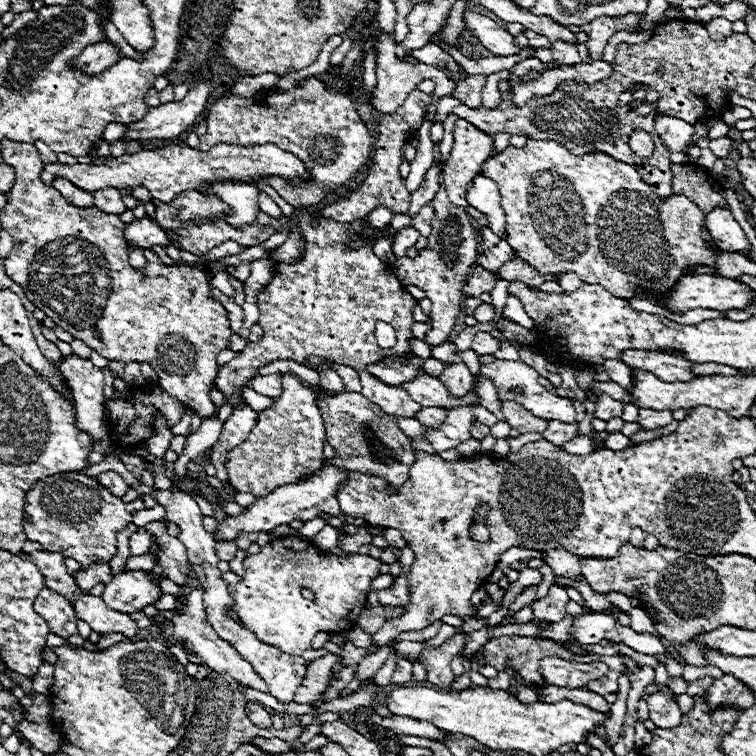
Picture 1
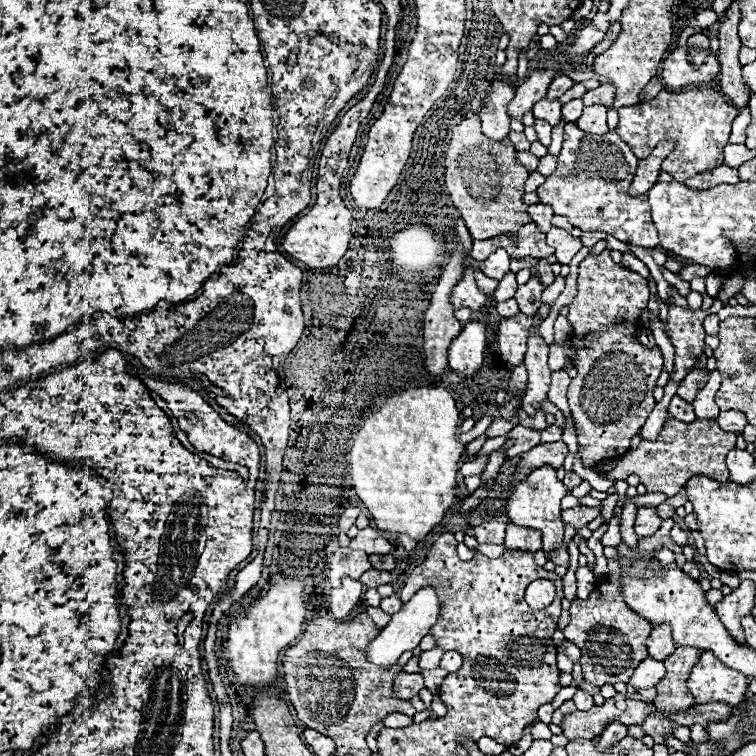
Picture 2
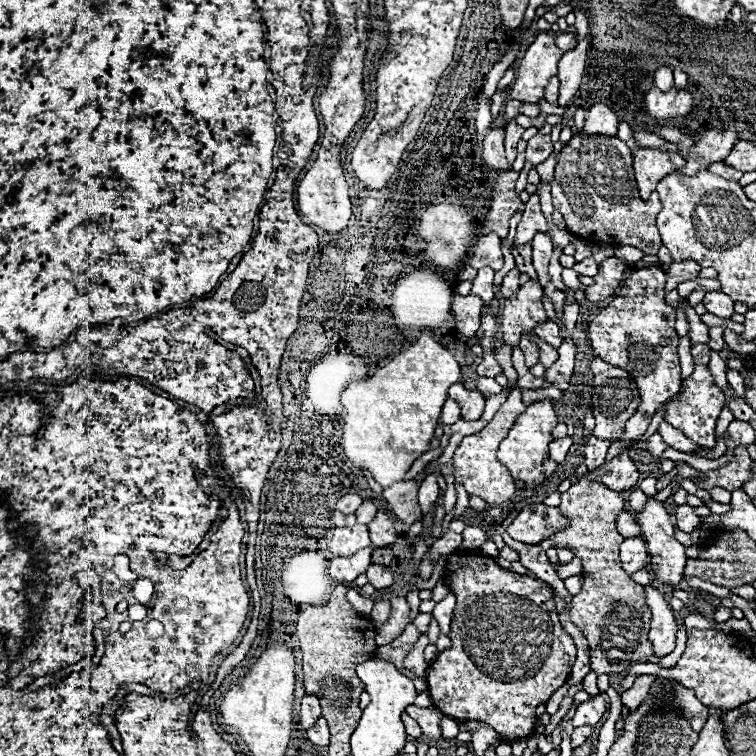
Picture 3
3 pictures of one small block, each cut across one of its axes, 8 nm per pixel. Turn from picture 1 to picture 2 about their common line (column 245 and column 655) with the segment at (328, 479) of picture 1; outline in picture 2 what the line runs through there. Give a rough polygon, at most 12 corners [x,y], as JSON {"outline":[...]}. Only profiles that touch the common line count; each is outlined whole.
{"outline":[[638,508],[636,536],[648,538],[658,528],[662,518],[654,508]]}

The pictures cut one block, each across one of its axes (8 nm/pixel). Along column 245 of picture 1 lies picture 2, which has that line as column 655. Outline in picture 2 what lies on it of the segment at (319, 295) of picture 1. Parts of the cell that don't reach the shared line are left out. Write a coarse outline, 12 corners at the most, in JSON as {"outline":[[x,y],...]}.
{"outline":[[580,262],[568,402],[580,458],[620,458],[654,410],[648,282]]}

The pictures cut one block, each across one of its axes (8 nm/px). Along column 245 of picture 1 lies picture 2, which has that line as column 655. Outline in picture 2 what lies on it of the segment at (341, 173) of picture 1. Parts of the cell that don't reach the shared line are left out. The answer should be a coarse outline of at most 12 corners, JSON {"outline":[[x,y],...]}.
{"outline":[[662,90],[618,110],[638,159],[676,140],[678,180],[722,166],[736,118],[716,90]]}

